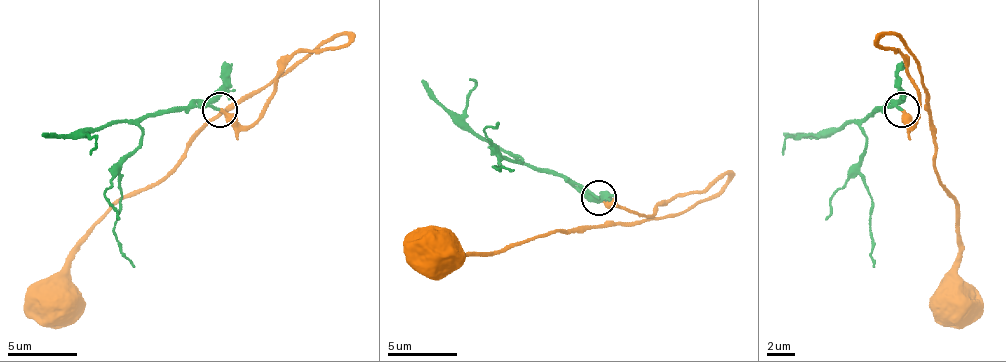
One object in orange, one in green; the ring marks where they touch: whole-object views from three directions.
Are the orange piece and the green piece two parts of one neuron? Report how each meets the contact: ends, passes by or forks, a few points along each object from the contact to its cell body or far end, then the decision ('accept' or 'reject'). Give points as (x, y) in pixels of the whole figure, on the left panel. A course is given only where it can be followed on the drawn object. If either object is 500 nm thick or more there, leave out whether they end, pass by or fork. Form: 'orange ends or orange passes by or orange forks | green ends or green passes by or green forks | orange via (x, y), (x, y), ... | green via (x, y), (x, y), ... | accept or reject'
orange ends | green ends | orange via (220, 109), (248, 126), (272, 88), (231, 102), (168, 172), (119, 200), (77, 248), (70, 280), (52, 297) | green via (220, 109), (182, 105), (154, 112), (140, 123), (140, 147), (119, 172), (122, 196), (115, 241), (133, 266) | accept

